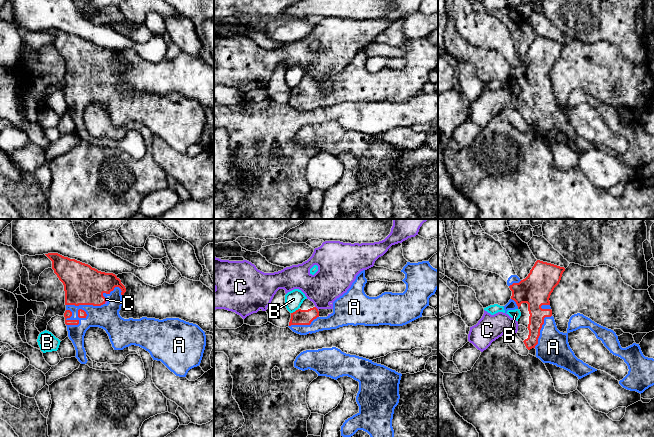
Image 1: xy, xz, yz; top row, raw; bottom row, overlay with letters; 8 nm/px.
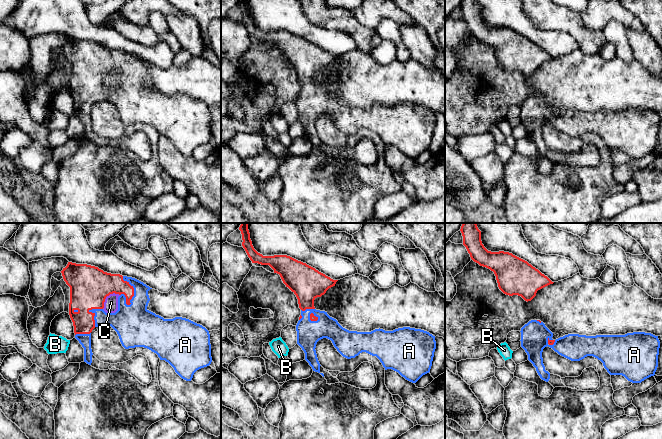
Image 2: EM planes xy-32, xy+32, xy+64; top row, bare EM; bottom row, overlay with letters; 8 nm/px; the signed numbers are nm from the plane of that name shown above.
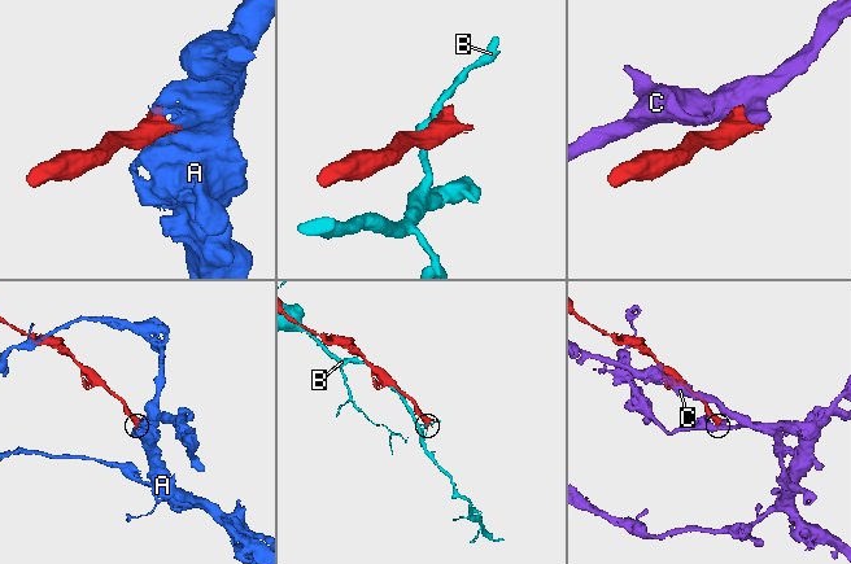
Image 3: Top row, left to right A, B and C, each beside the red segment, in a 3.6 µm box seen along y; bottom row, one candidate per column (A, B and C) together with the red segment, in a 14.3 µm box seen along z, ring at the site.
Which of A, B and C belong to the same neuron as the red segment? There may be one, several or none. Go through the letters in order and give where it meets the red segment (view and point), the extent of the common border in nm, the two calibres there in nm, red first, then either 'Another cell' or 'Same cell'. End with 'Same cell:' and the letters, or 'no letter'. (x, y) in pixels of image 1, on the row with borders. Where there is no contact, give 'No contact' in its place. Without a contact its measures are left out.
A: Touches red at xy (78, 322). Shared border 200 nm. Thickness 60 nm (red) against 200 nm. Same cell
B: Touches red at xz (295, 311). Shared border 80 nm. Thickness 130 nm (red) against 140 nm. Another cell
C: Touches red at xz (316, 308). Shared border 40 nm. Thickness 130 nm (red) against 280 nm. Another cell
Same cell: A

